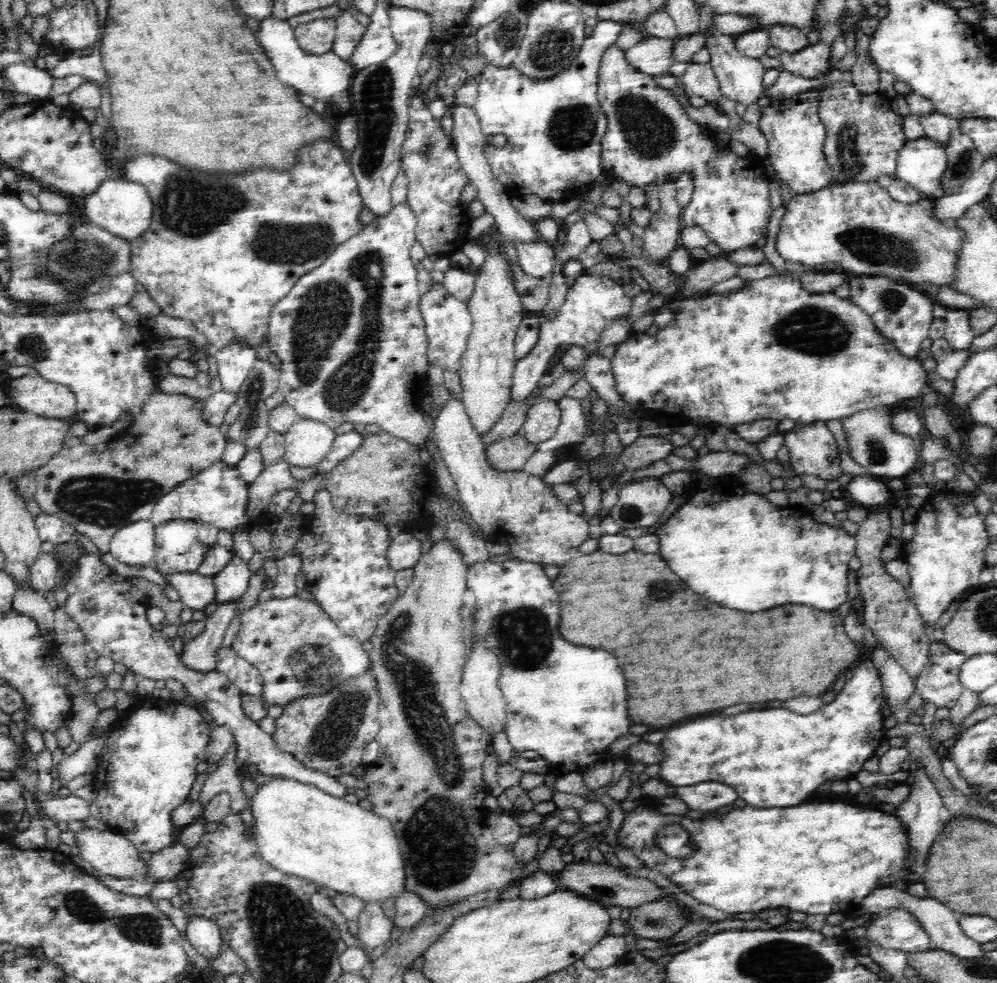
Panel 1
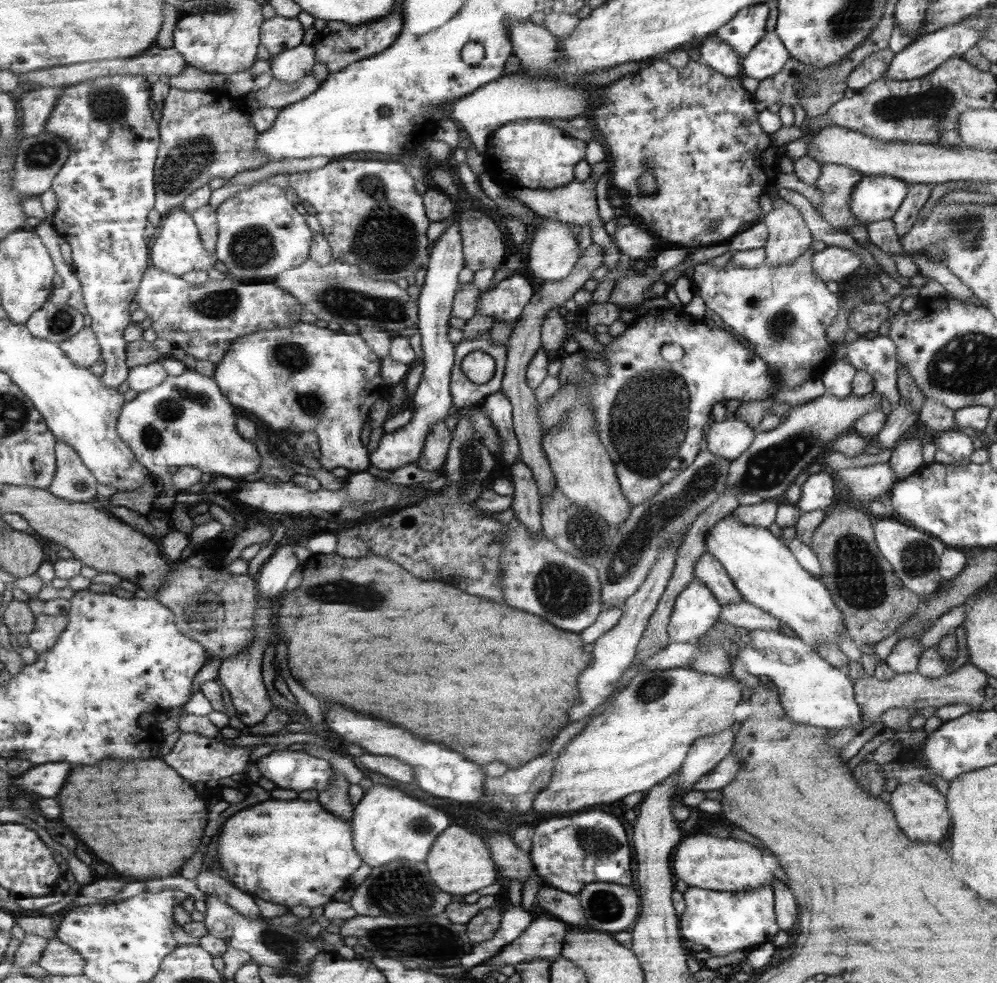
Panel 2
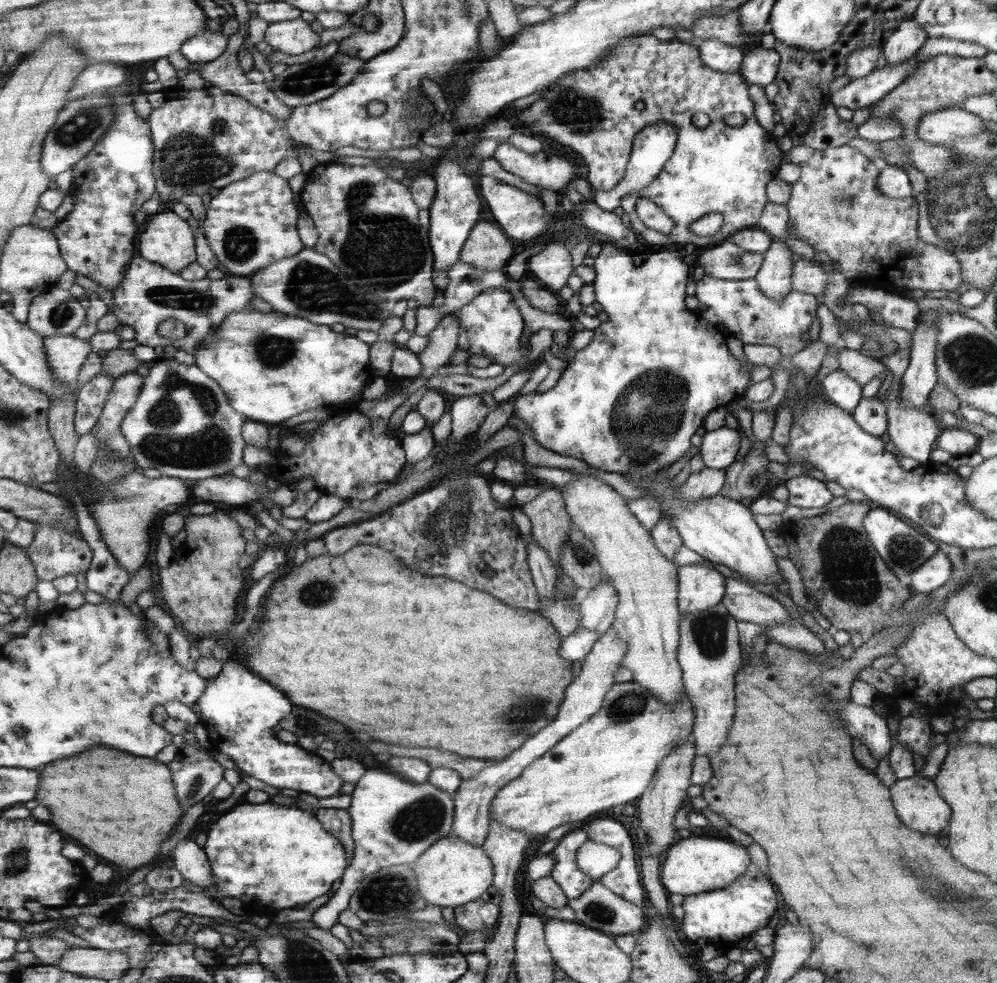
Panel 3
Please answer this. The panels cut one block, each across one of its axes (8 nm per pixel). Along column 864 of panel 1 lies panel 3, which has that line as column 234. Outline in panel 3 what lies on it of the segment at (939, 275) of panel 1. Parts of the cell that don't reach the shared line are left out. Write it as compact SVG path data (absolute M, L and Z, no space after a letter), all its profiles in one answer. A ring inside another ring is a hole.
M256 172L248 179L231 183L221 188L218 195L211 197L206 209L205 219L200 222L206 242L210 244L212 252L220 262L220 267L230 275L249 277L266 268L277 260L284 260L296 256L302 251L298 230L298 208L294 204L294 194L284 178L271 172Z

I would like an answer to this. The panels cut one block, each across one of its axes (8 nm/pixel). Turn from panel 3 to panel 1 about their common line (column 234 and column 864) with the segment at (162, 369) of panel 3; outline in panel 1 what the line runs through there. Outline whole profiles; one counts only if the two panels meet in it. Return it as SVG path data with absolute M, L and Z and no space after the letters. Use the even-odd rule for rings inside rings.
M874 405L868 407L868 410L857 410L841 419L842 428L846 434L846 440L848 441L848 449L850 449L850 455L854 461L858 462L860 466L868 468L872 474L882 474L882 477L886 480L892 478L903 479L906 474L910 474L913 470L916 470L916 459L920 454L920 440L918 437L908 438L908 435L900 434L896 432L891 425L892 420L892 405Z

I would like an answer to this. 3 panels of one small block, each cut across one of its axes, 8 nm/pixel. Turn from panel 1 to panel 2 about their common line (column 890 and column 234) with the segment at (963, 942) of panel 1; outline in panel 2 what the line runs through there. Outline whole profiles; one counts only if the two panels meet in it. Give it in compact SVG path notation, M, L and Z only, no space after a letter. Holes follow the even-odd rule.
M202 869L196 877L196 884L205 894L212 893L219 896L220 900L226 901L234 910L251 919L264 915L262 904L256 902L252 895L236 888L230 881L220 877L218 873L208 872Z

